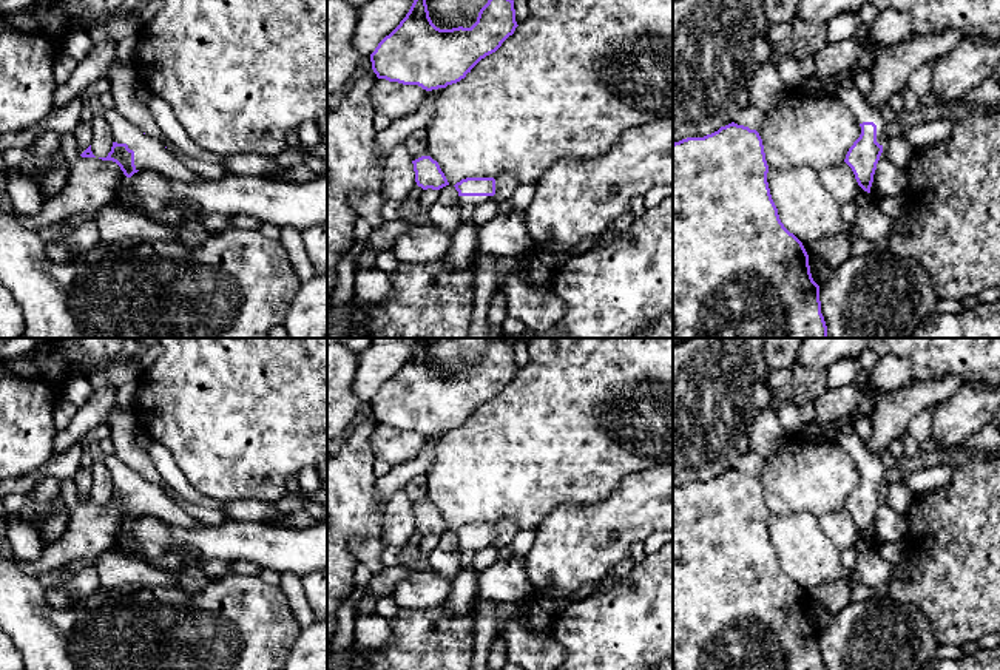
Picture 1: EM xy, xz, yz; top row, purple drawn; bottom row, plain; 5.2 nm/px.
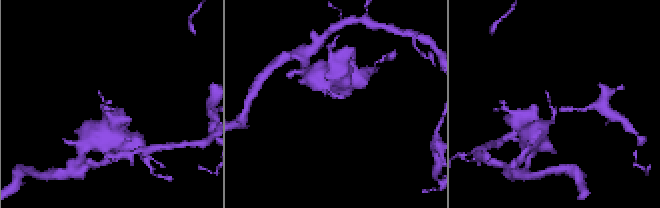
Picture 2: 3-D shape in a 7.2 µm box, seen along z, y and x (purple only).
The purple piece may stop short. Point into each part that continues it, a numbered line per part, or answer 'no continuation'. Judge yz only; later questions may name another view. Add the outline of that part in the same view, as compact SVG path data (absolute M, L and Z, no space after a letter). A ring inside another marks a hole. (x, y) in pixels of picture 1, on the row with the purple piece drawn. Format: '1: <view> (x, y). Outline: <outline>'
1: yz (847, 93). Outline: M843 82L836 90L836 96L855 113L860 124L873 122L877 125L877 142L884 145L884 128L887 122L880 110L866 102L853 82Z

